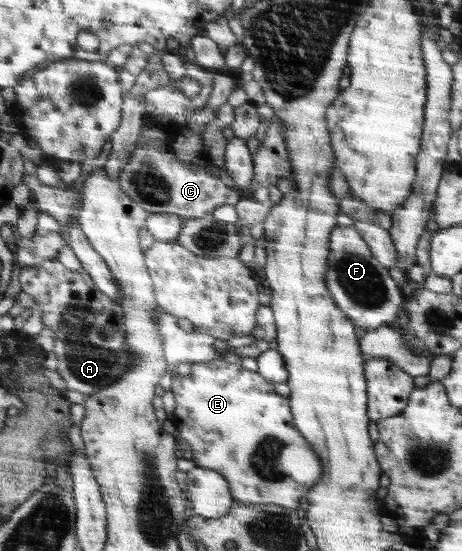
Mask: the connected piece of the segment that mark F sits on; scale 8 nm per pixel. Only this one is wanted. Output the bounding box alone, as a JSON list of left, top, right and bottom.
[324,226,402,332]

